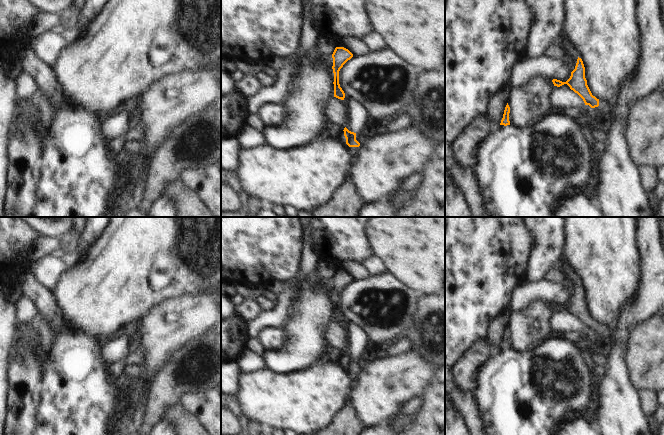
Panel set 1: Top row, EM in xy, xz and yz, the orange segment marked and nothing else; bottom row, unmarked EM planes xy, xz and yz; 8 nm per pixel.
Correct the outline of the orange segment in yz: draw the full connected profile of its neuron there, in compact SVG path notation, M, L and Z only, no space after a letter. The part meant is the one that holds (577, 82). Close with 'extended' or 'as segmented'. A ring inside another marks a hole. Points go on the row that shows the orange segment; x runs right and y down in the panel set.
M578 57L575 69L571 72L571 76L566 82L562 82L557 79L553 79L552 82L554 86L557 87L567 84L571 90L583 99L585 105L595 108L603 119L612 115L612 105L601 101L592 95L587 85L585 67L581 58Z; extended

